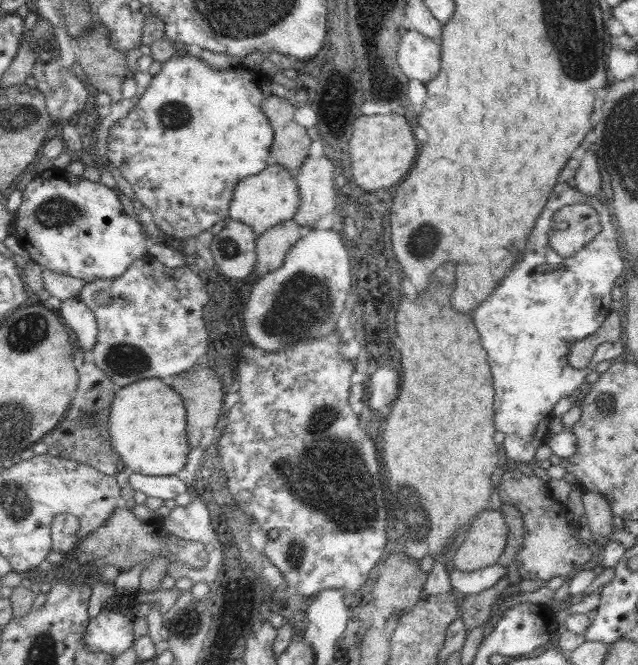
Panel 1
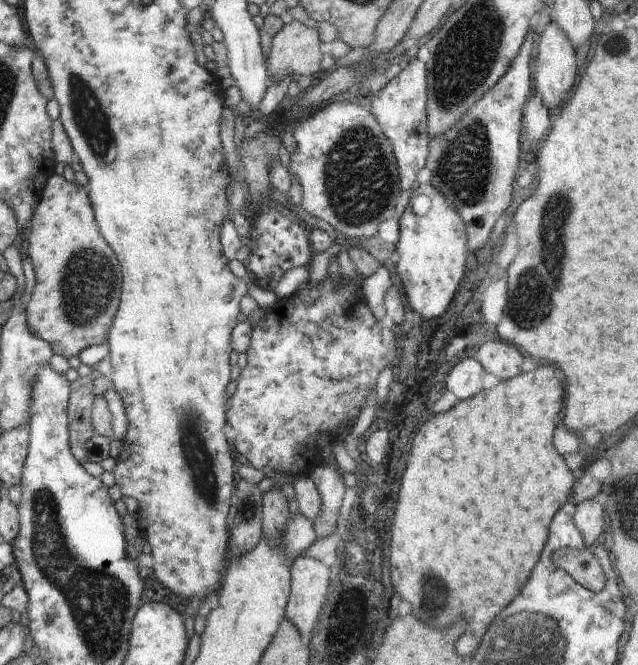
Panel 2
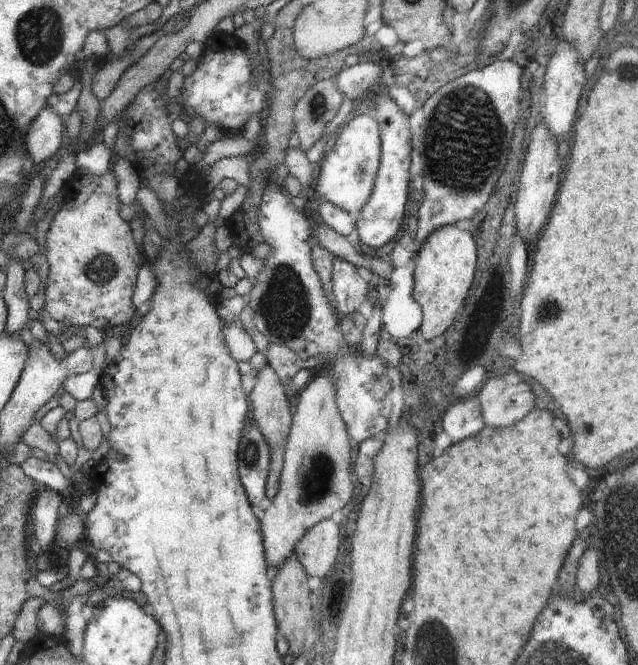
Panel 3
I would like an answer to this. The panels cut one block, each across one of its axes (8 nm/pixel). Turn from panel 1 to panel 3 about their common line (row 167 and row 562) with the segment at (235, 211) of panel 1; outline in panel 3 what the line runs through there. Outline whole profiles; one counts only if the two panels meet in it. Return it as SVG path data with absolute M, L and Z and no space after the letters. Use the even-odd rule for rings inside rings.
M332 373L326 376L311 378L306 386L299 391L296 412L291 416L291 426L283 445L283 470L276 497L264 512L264 518L259 520L267 566L278 570L290 556L294 554L295 545L306 535L306 532L325 519L331 519L332 514L342 510L354 494L354 478L352 478L352 452L355 445L348 435L342 421L335 397L335 376Z

